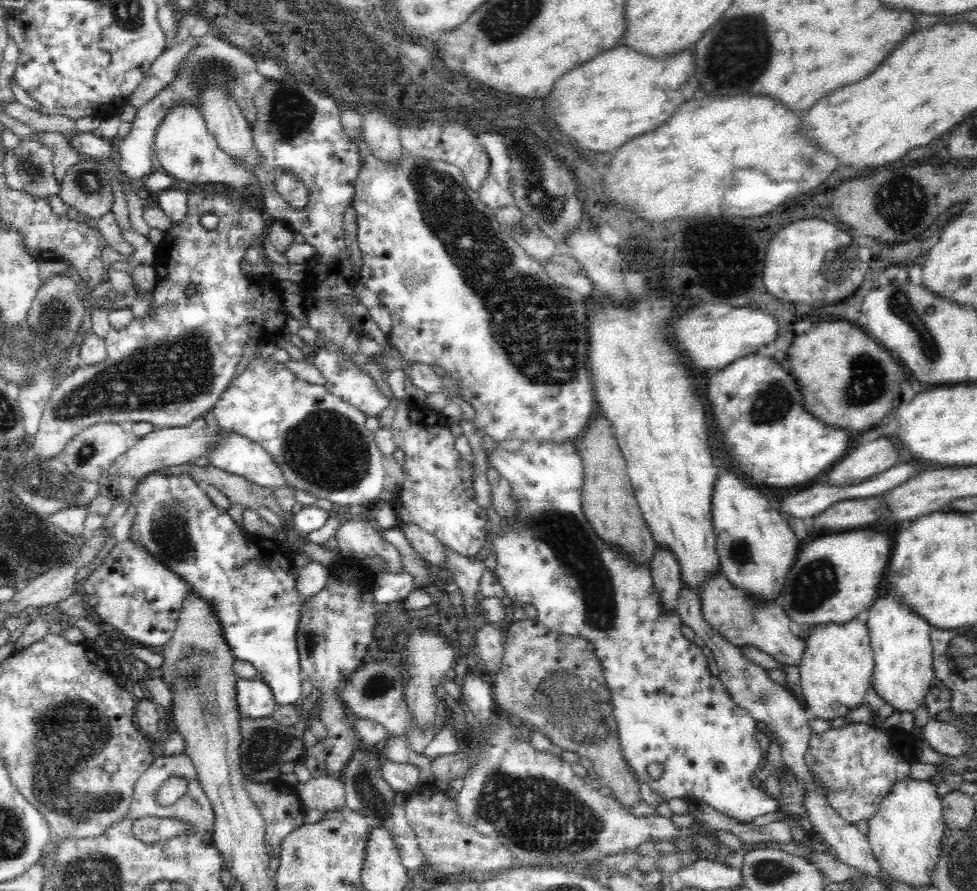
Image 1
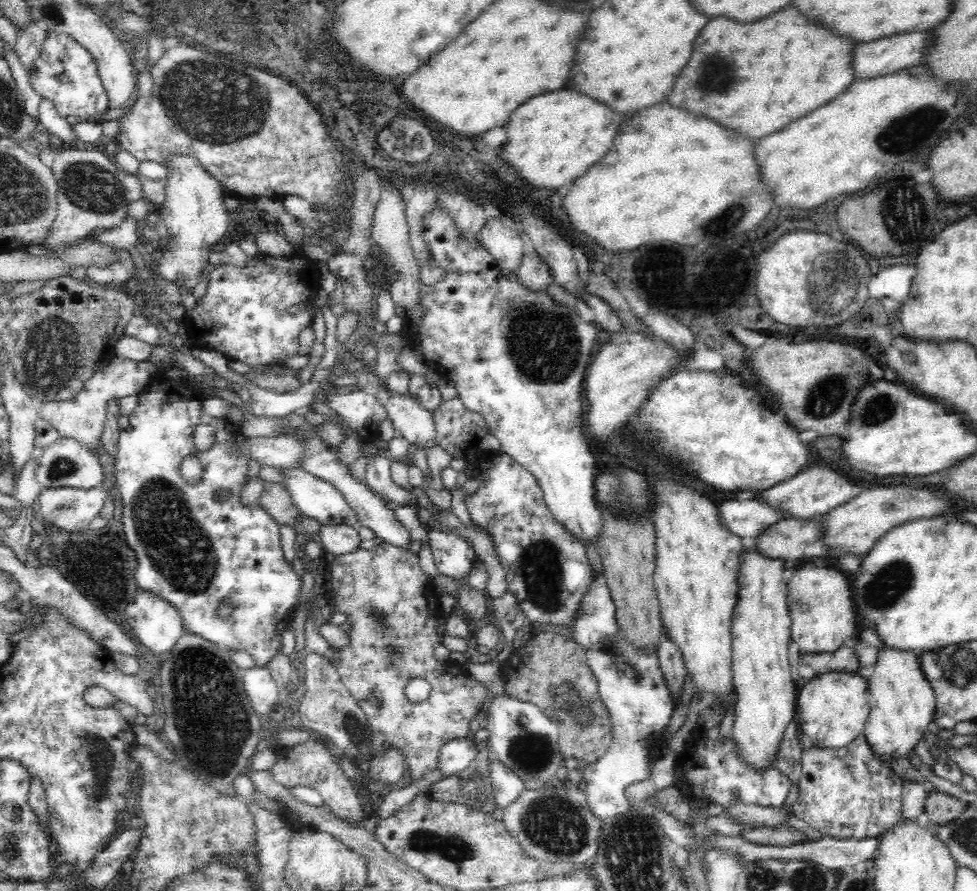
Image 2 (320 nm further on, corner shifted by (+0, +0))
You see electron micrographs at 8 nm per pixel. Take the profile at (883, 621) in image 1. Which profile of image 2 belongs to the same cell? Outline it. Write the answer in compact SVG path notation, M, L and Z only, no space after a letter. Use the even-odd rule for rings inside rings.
M888 645L879 651L874 676L868 680L869 715L863 733L876 759L889 765L892 760L910 759L917 744L922 739L925 740L935 709L935 692L924 677L920 664L916 662L918 654L893 649Z

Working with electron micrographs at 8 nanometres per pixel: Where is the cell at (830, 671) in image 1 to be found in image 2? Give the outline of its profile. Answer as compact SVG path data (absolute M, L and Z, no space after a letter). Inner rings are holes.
M844 672L820 673L813 677L797 693L799 732L803 740L821 749L844 748L863 732L869 702L866 702L866 678Z

